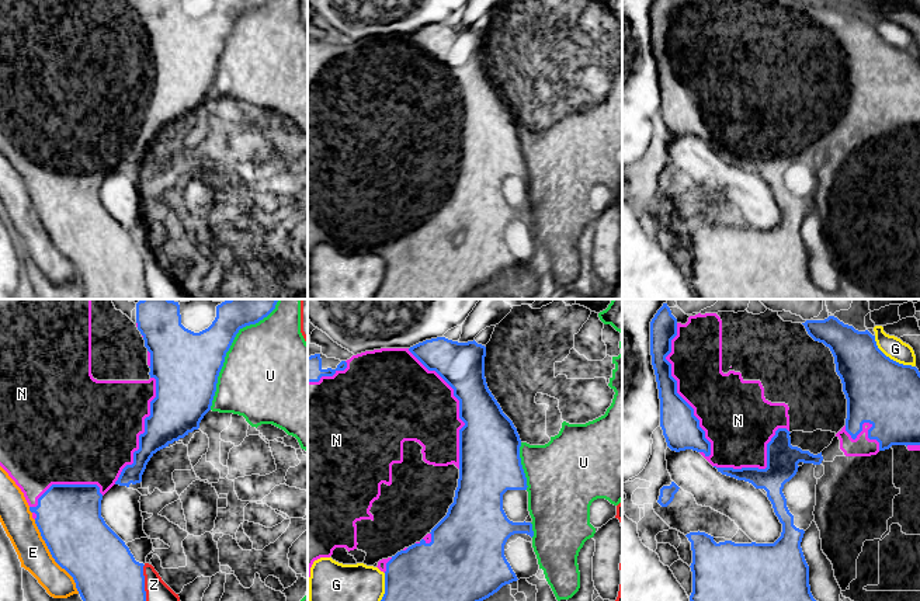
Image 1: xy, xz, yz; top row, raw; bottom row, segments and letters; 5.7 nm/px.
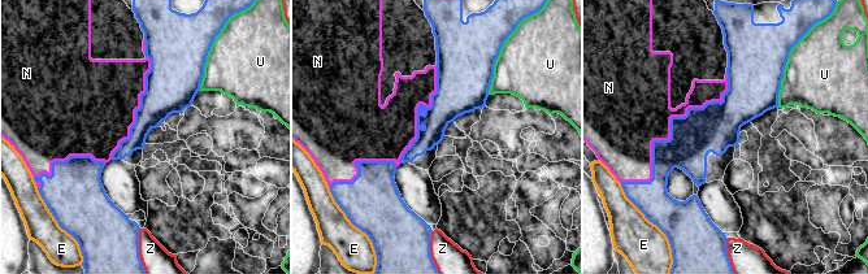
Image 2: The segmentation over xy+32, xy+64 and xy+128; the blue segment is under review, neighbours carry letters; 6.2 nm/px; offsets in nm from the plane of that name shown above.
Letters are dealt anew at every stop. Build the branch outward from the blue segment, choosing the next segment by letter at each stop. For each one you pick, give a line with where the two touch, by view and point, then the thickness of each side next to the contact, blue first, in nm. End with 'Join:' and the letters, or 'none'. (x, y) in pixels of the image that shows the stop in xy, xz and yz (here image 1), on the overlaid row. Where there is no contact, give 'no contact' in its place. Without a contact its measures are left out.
N: contact yz (676, 391); calibres 220 and 300 nm
Join: N

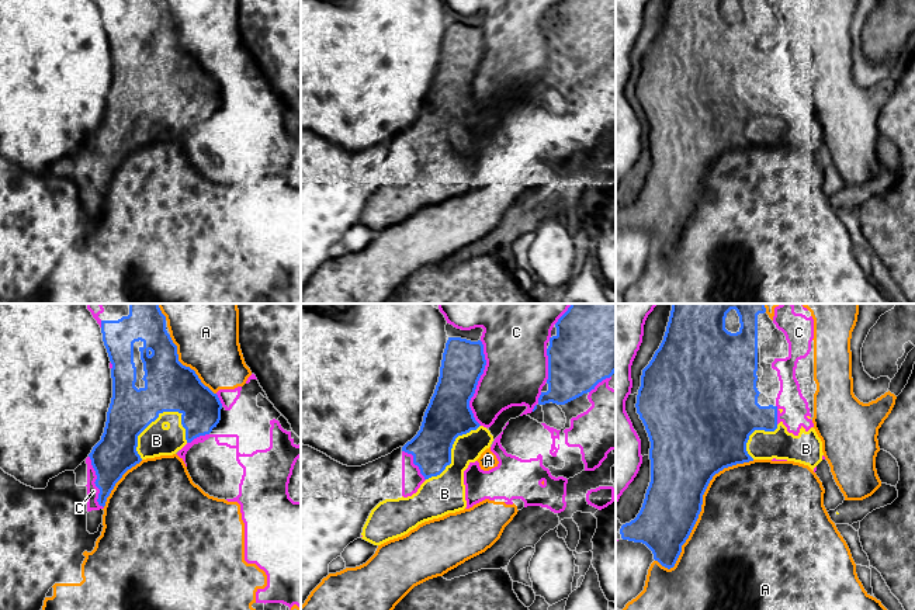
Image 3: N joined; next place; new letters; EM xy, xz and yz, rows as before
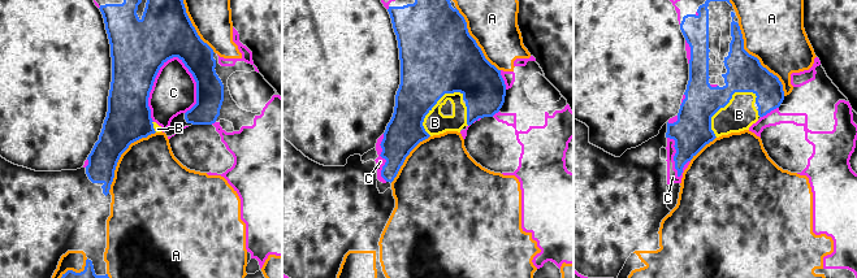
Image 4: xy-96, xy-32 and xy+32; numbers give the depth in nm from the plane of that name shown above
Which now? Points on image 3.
B: contact xy (148, 425); calibres 280 and 180 nm
Join: B

